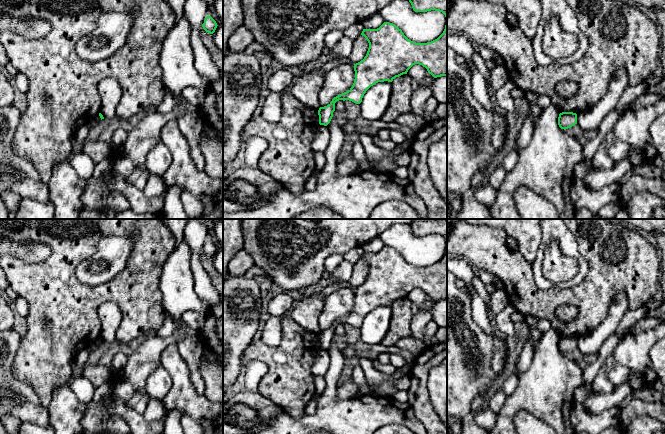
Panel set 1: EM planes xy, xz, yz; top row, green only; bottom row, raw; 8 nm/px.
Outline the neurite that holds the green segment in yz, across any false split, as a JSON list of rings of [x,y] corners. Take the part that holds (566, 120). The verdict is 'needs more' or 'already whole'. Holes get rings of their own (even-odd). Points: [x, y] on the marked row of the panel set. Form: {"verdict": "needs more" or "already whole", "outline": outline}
{"verdict": "already whole", "outline": [[[562,112],[558,117],[558,125],[561,129],[568,129],[577,124],[577,114],[573,112]]]}

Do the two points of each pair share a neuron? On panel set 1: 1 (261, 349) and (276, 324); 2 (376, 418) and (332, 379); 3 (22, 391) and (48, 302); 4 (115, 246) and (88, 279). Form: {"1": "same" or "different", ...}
{"1": "different", "2": "same", "3": "different", "4": "same"}

